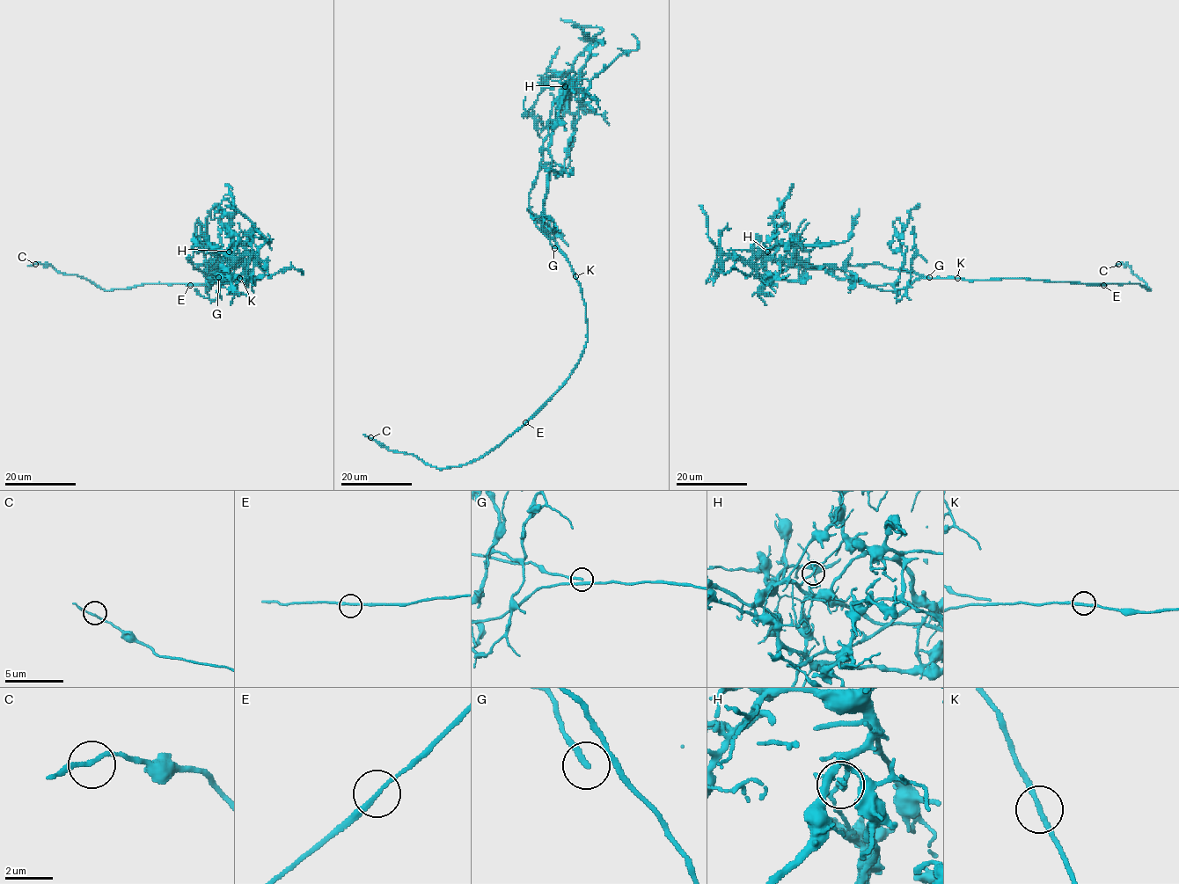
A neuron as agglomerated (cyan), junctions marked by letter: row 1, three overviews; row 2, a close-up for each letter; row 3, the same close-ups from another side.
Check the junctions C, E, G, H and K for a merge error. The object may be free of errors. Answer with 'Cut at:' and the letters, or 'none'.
Cut at: H

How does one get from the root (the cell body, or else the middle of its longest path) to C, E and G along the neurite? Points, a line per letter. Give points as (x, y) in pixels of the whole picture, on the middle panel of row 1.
C: (575, 276), (587, 323), (582, 354), (557, 392), (501, 442), (468, 463), (437, 469), (370, 437)
E: (575, 276), (585, 306), (587, 342), (584, 350), (566, 383), (525, 422)
G: (575, 276), (566, 255), (541, 227), (548, 171), (539, 163), (529, 193), (529, 208), (535, 225), (554, 248)

